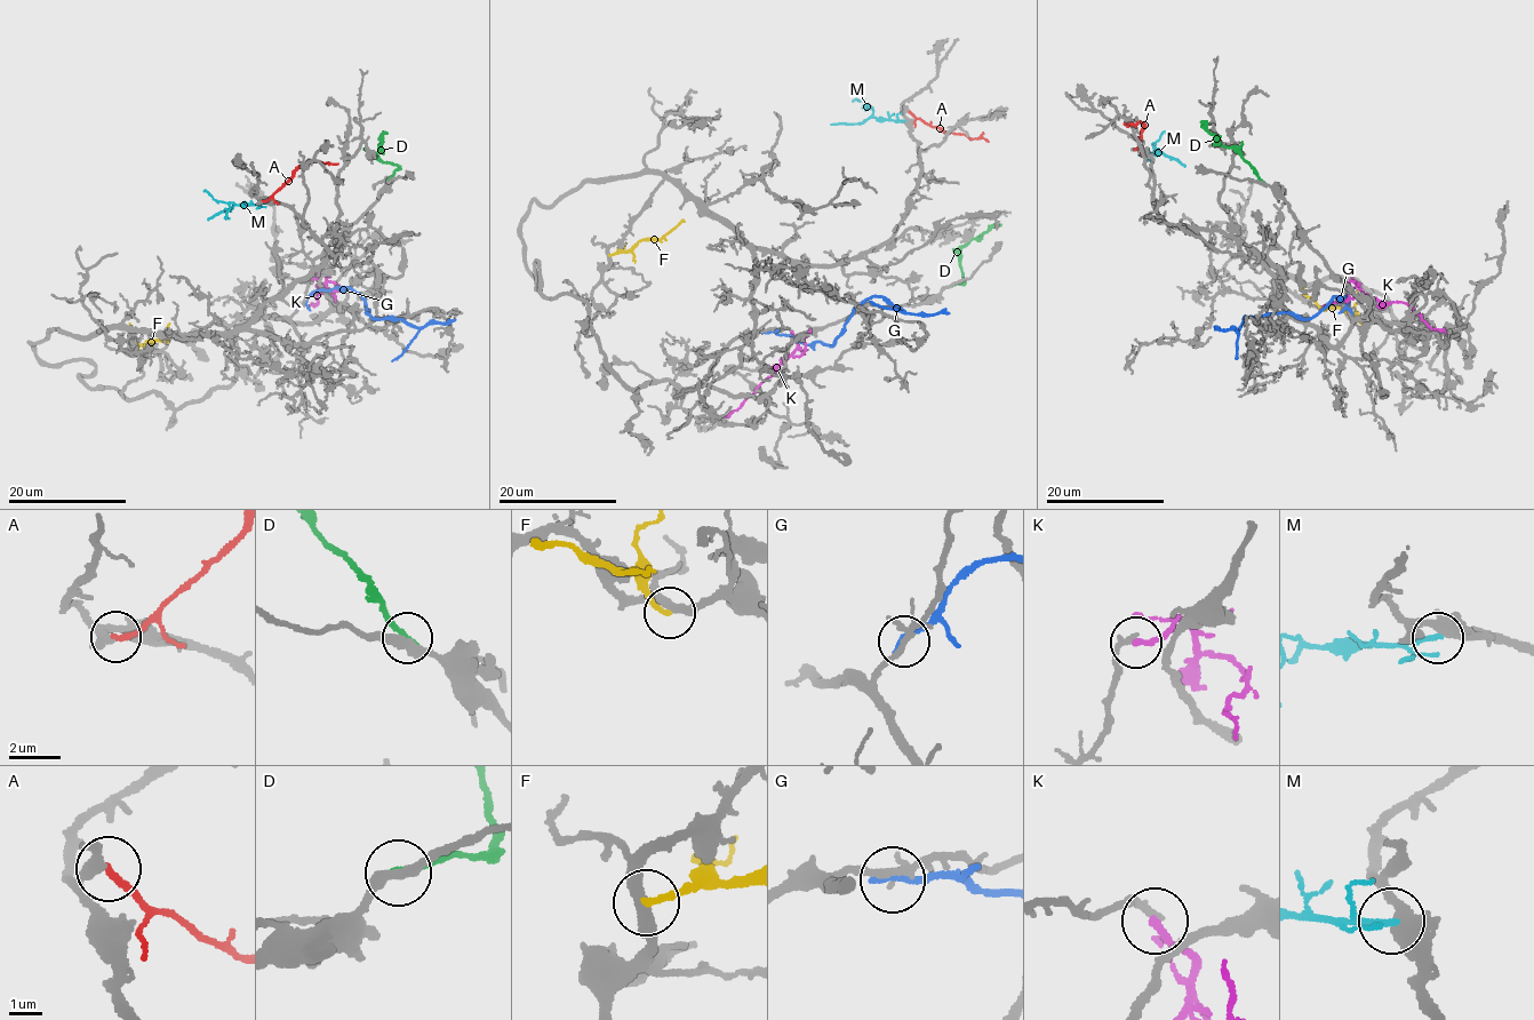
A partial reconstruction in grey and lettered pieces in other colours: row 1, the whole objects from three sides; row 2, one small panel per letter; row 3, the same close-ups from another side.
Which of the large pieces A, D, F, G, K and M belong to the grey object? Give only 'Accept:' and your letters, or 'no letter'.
Accept: K

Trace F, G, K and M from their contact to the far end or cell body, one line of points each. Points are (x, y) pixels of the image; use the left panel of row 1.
F: (133, 355), (149, 340), (165, 341), (169, 323)
G: (297, 310), (317, 291), (344, 287), (359, 293), (365, 311), (372, 317), (400, 320), (423, 327), (455, 320)
K: (312, 278), (322, 272), (327, 279), (322, 287), (318, 284), (316, 294), (318, 300), (306, 307)
M: (265, 202), (233, 205), (208, 220)

